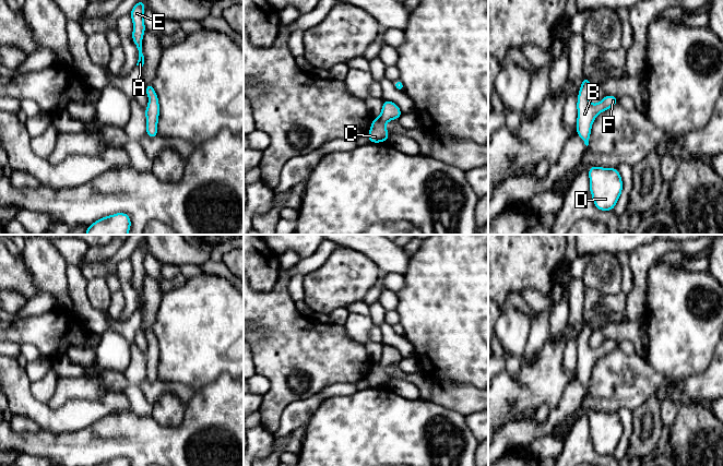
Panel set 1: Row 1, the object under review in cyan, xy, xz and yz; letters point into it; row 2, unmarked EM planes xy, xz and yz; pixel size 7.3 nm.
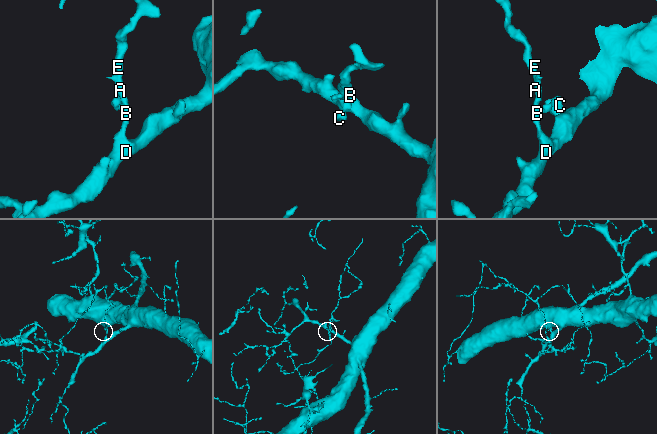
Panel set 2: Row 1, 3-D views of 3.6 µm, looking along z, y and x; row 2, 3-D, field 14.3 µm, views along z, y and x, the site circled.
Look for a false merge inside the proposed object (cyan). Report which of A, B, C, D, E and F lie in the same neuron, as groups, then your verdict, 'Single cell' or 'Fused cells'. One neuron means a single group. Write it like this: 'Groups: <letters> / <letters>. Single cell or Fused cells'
Groups: A B C D E F. Single cell

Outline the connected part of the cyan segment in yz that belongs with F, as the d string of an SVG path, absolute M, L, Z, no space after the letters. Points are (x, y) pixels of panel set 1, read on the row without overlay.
M582 323L581 333L578 337L578 362L577 362L577 379L582 383L588 391L591 380L591 372L595 361L612 353L618 347L618 343L614 339L606 339L600 347L592 349L589 345L589 339L593 328L586 323Z

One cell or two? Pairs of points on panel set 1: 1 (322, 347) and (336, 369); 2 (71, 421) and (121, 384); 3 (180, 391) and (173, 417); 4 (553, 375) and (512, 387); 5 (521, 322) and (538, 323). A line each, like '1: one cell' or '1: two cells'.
1: one cell
2: two cells
3: two cells
4: one cell
5: two cells

